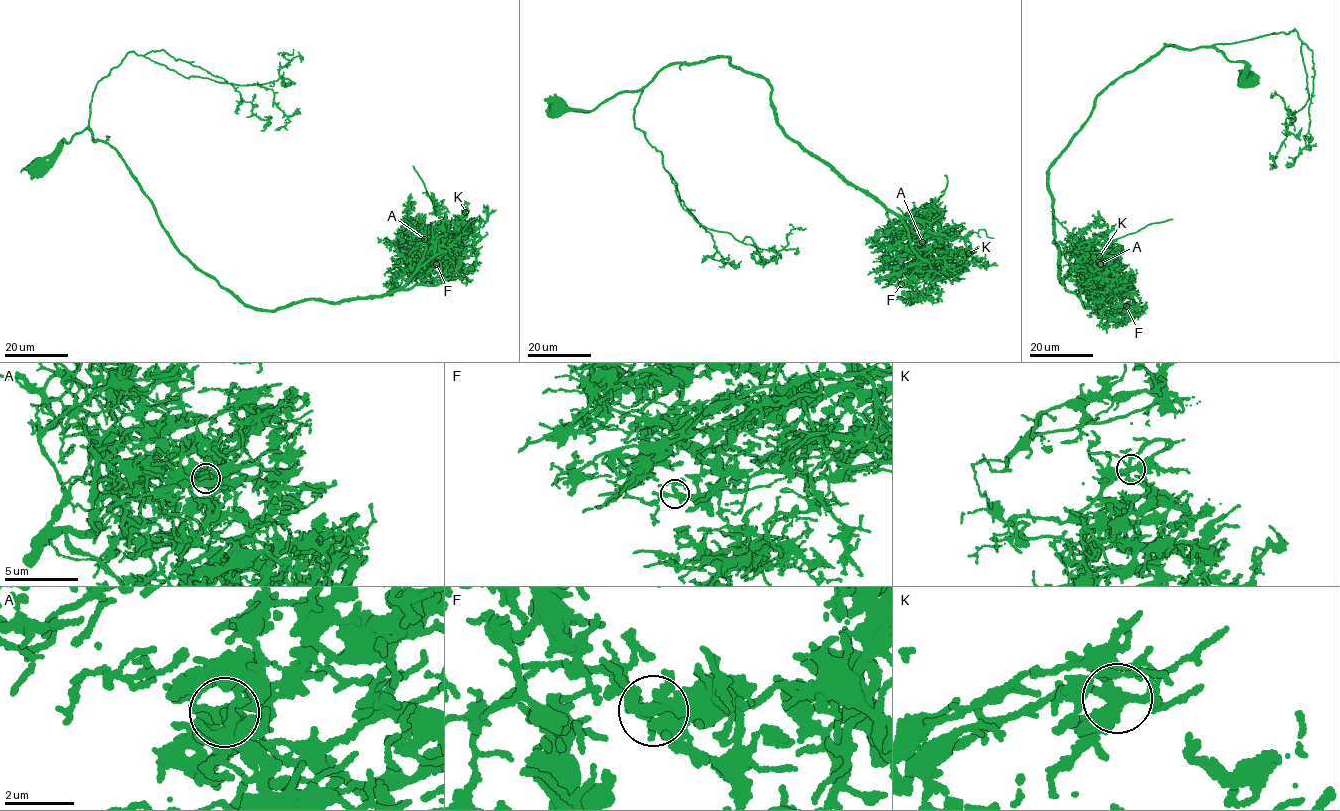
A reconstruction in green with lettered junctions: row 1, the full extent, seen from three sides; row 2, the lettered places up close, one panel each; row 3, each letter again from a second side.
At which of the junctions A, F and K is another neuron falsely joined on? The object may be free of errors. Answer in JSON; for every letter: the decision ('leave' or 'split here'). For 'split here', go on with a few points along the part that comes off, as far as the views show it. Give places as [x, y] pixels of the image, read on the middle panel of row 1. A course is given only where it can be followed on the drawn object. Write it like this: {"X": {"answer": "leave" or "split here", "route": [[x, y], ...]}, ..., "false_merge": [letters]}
{"A": {"answer": "leave"}, "F": {"answer": "leave"}, "K": {"answer": "leave"}, "false_merge": []}

